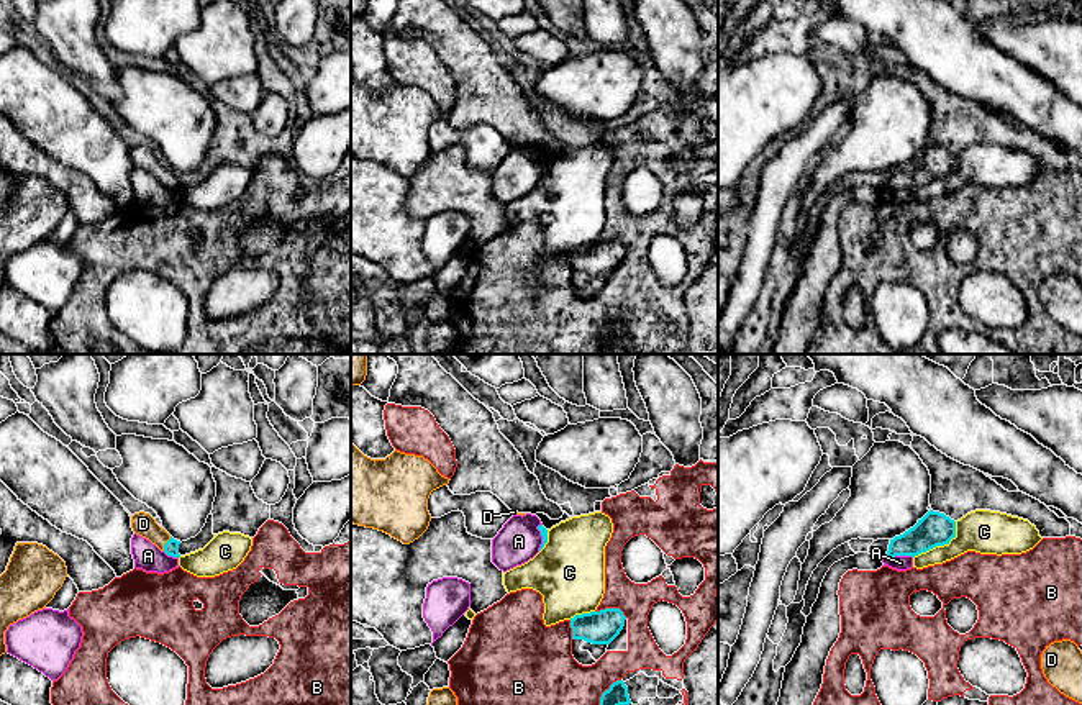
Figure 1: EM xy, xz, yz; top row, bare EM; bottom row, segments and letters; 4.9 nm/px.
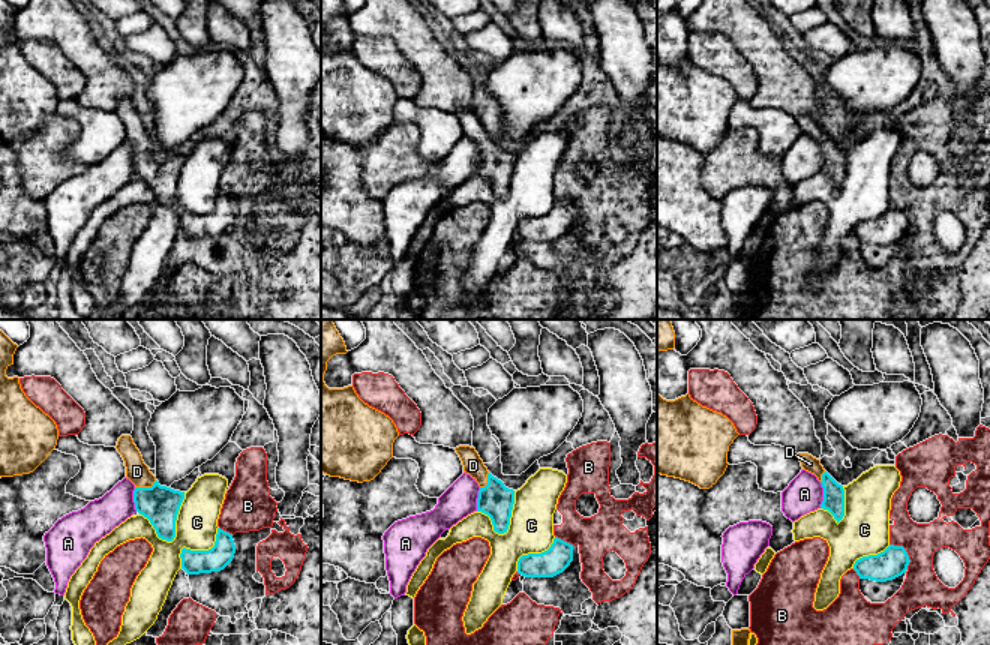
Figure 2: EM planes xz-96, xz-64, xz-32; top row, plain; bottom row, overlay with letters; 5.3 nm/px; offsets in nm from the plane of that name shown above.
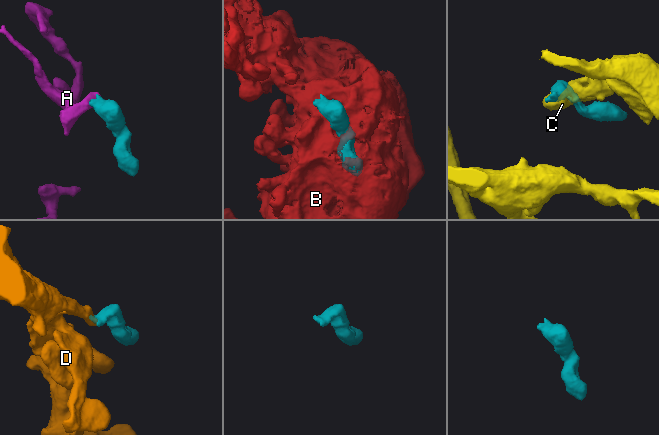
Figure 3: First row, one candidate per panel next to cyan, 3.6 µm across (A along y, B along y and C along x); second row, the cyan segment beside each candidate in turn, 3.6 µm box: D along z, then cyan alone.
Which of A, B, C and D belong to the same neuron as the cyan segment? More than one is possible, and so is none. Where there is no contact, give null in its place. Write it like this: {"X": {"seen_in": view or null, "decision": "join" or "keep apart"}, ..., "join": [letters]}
{"A": {"seen_in": "yz", "decision": "keep apart"}, "B": {"seen_in": "xz", "decision": "keep apart"}, "C": {"seen_in": "yz", "decision": "keep apart"}, "D": {"seen_in": "xy", "decision": "join"}, "join": ["D"]}

